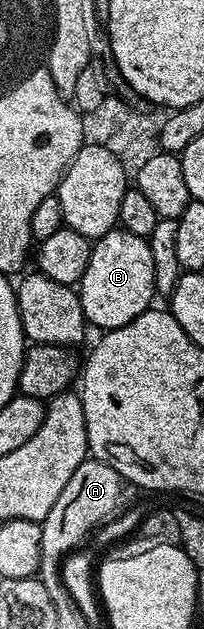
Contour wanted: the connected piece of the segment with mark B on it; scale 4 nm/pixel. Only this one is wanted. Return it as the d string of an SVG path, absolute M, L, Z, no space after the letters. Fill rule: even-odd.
M109 229L103 237L91 244L88 271L84 271L76 292L87 322L98 331L109 331L132 323L136 315L151 308L155 300L154 268L149 240L140 235L132 235L126 229Z

